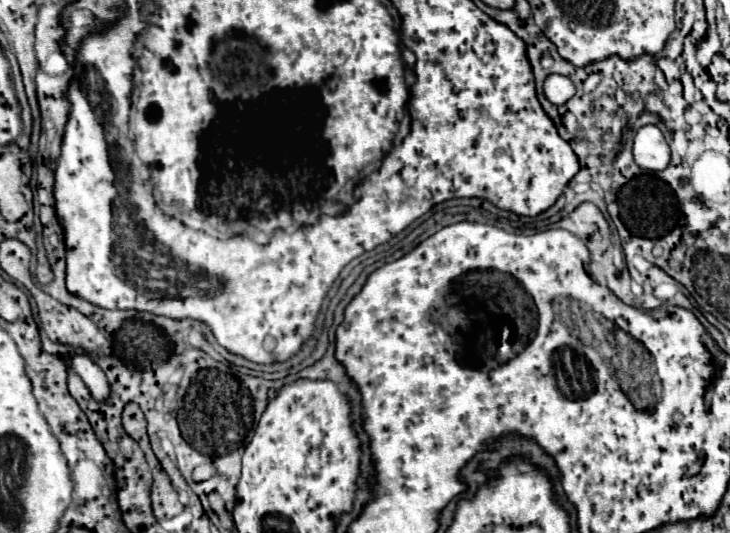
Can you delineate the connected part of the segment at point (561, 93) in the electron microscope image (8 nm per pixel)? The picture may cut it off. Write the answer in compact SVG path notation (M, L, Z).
M550 74L550 76L544 80L544 96L546 96L552 104L556 104L556 106L560 106L560 104L564 104L566 100L570 100L570 98L574 96L574 92L576 92L576 88L574 88L572 80L566 78L566 76Z

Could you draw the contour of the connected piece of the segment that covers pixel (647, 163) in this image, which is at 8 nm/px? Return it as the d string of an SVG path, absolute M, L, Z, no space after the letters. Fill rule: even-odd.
M644 126L634 136L634 162L642 170L658 172L670 162L670 148L656 126Z

